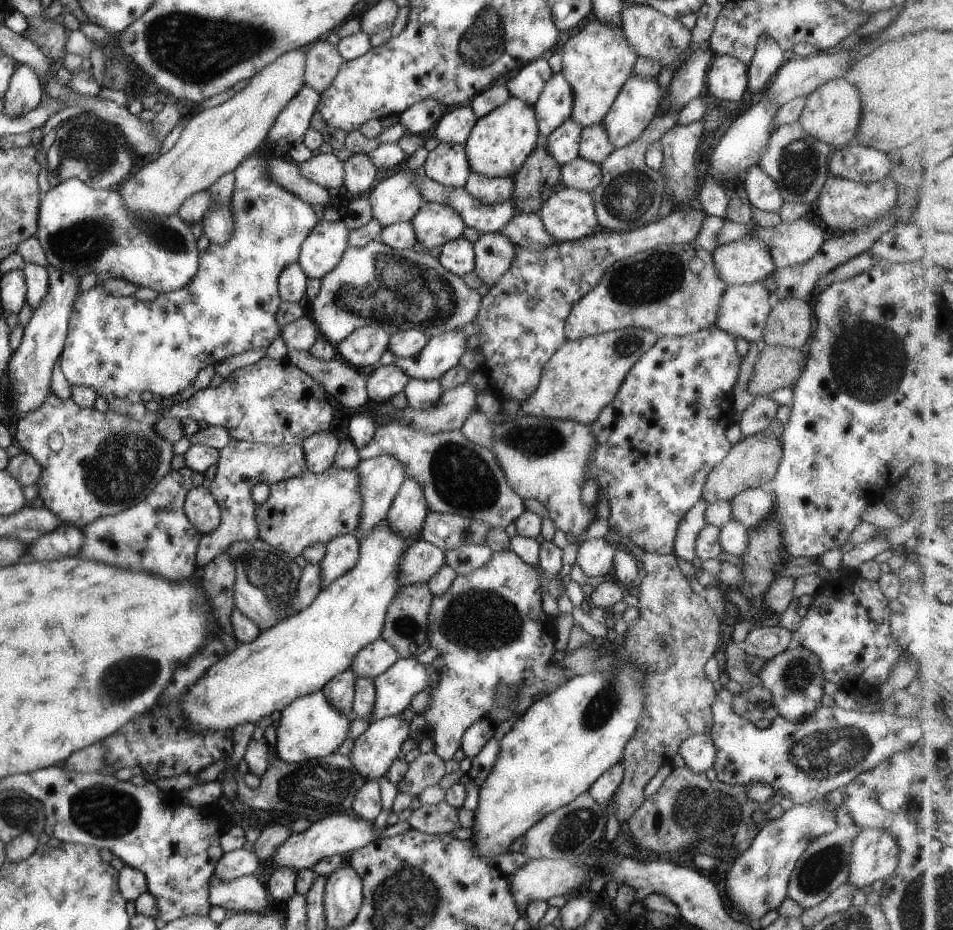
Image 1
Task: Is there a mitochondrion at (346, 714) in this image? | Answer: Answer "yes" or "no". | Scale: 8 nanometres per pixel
no

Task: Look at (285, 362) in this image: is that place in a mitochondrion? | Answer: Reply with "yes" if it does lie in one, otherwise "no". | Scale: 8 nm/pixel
no

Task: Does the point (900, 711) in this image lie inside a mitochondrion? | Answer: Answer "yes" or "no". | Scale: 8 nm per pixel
no

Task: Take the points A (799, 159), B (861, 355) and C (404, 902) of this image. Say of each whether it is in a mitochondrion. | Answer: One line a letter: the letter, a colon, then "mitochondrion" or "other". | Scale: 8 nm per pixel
A: mitochondrion
B: mitochondrion
C: mitochondrion

